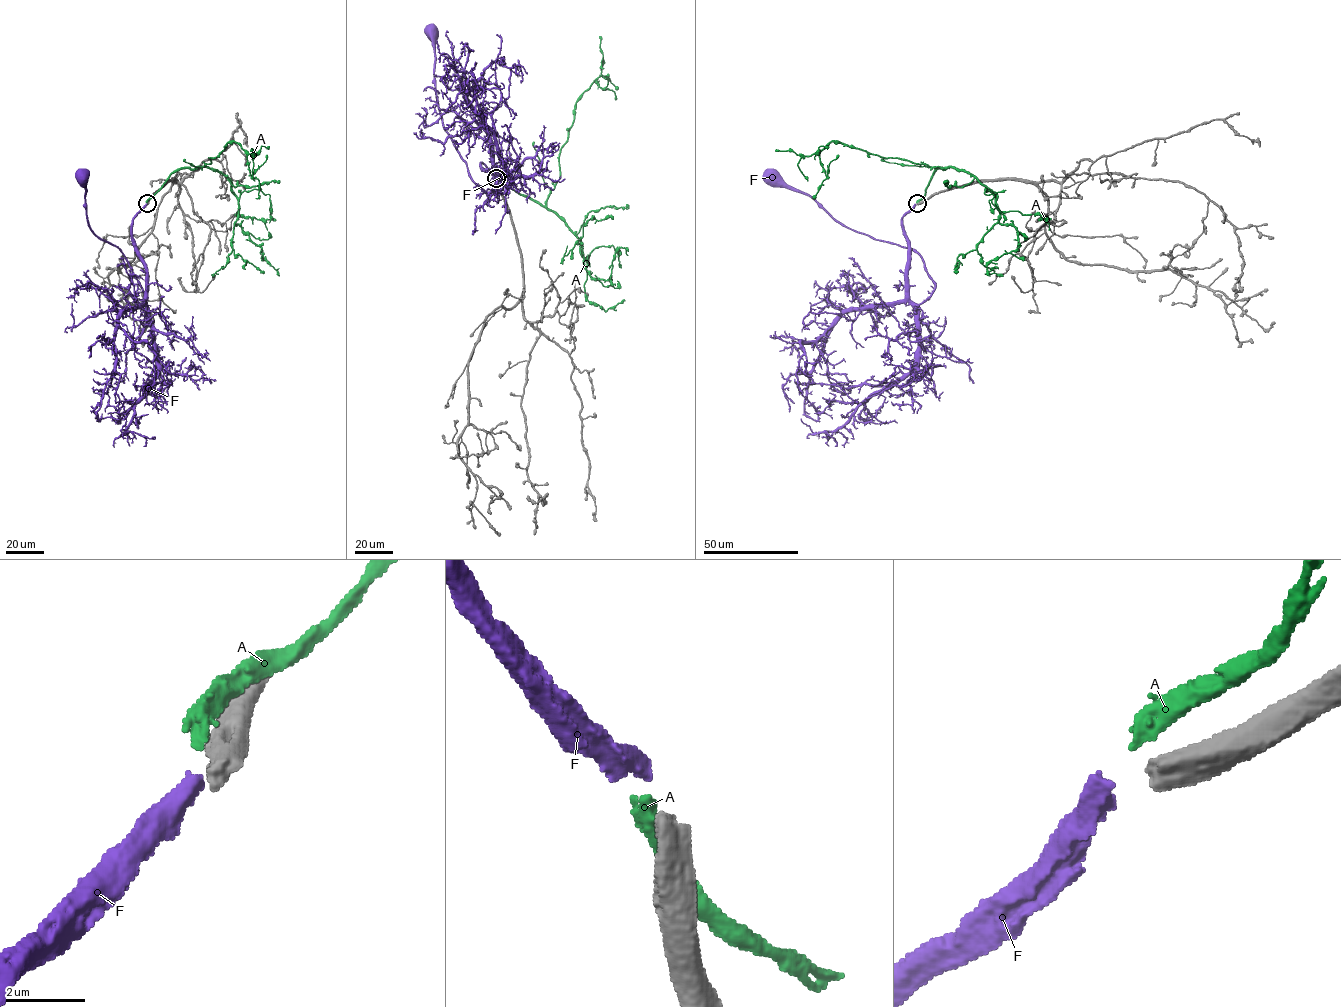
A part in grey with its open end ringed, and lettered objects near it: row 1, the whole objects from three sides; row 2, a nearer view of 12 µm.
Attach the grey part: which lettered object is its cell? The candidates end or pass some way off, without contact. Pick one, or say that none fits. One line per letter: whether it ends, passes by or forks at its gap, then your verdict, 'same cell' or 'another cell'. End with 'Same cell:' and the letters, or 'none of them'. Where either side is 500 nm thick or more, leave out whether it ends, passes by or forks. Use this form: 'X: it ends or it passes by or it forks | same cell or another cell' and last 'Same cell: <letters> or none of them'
A: another cell
F: another cell
Same cell: none of them

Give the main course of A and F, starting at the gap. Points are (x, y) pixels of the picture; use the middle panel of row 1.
A: (495, 177), (544, 205), (559, 177), (560, 148), (567, 140), (576, 101), (596, 80), (605, 87), (605, 76)
F: (495, 176), (481, 164), (484, 169), (495, 168), (496, 182), (489, 195), (471, 177), (444, 127), (431, 32)

